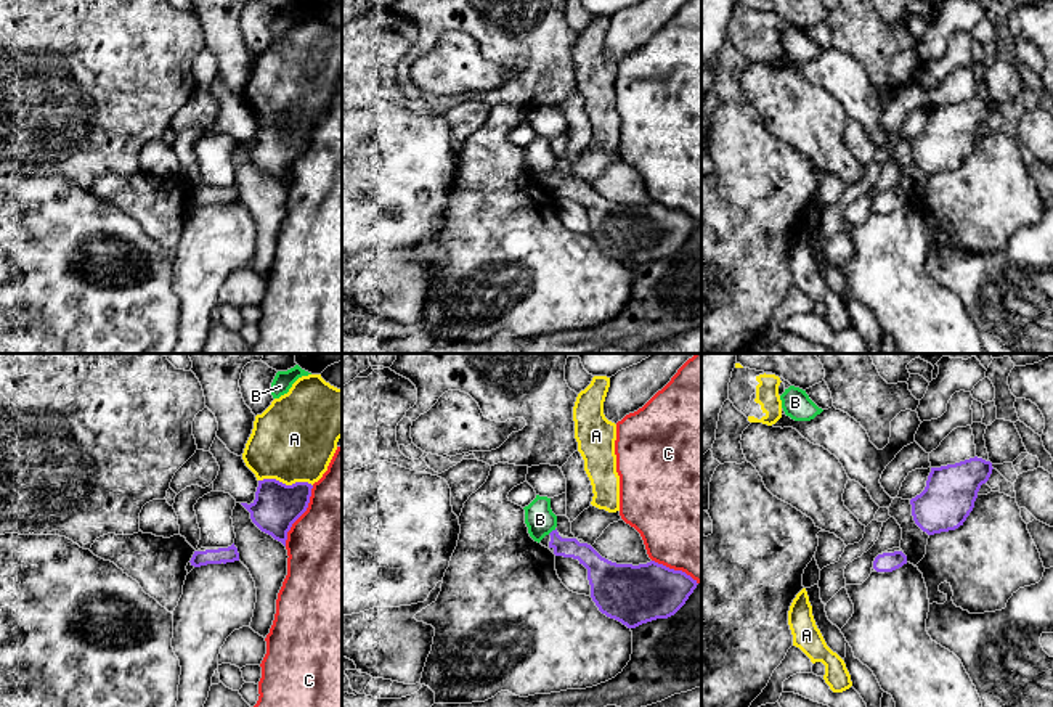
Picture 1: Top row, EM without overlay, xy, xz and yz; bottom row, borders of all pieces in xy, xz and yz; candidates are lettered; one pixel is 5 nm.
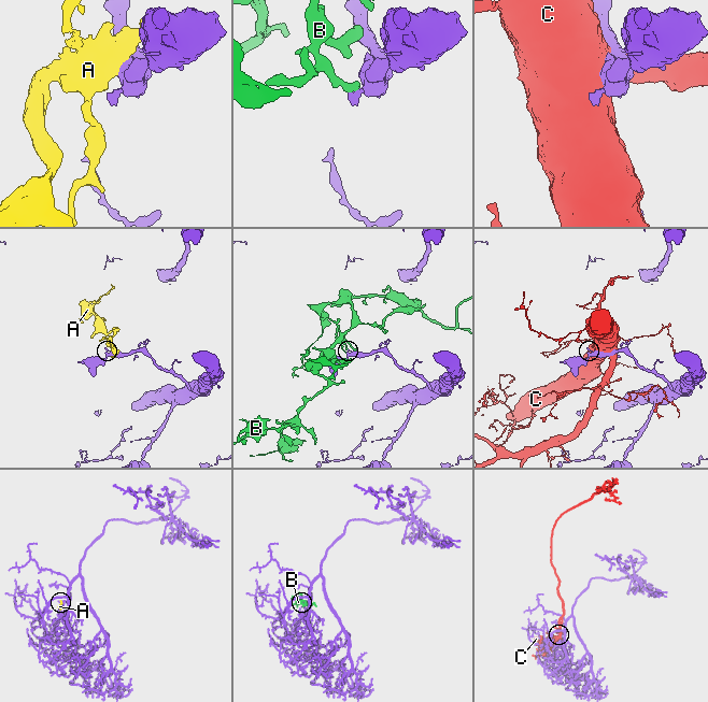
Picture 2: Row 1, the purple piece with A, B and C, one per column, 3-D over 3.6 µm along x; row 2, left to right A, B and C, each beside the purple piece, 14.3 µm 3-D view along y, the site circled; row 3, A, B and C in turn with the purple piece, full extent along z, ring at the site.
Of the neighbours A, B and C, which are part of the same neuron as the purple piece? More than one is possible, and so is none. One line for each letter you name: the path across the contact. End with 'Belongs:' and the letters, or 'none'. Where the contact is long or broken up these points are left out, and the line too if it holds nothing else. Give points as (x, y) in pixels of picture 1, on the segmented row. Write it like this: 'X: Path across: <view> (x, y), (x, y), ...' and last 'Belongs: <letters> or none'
Belongs: none

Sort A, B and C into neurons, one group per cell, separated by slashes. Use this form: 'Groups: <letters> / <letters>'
Groups: A / B / C

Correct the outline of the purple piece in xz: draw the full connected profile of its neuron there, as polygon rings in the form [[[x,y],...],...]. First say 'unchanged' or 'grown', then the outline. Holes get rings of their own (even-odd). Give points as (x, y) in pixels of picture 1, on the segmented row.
grown; [[[557,529],[539,543],[555,556],[578,559],[587,569],[591,598],[599,611],[628,628],[674,615],[698,585],[685,572],[655,561],[639,566],[612,562]]]

